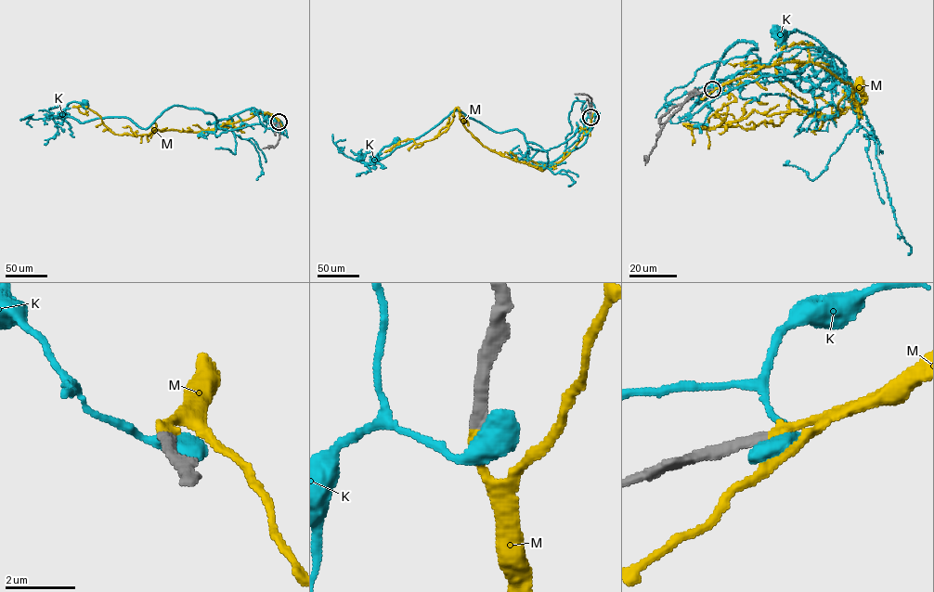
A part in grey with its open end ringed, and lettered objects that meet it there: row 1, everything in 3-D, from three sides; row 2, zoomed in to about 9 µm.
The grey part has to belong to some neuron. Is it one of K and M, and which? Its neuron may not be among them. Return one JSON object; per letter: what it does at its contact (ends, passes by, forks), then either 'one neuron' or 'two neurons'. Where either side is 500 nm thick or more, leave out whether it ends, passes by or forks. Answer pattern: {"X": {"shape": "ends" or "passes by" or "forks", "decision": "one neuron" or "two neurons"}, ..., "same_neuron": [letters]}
{"K": {"decision": "two neurons"}, "M": {"shape": "ends", "decision": "one neuron"}, "same_neuron": ["M"]}

